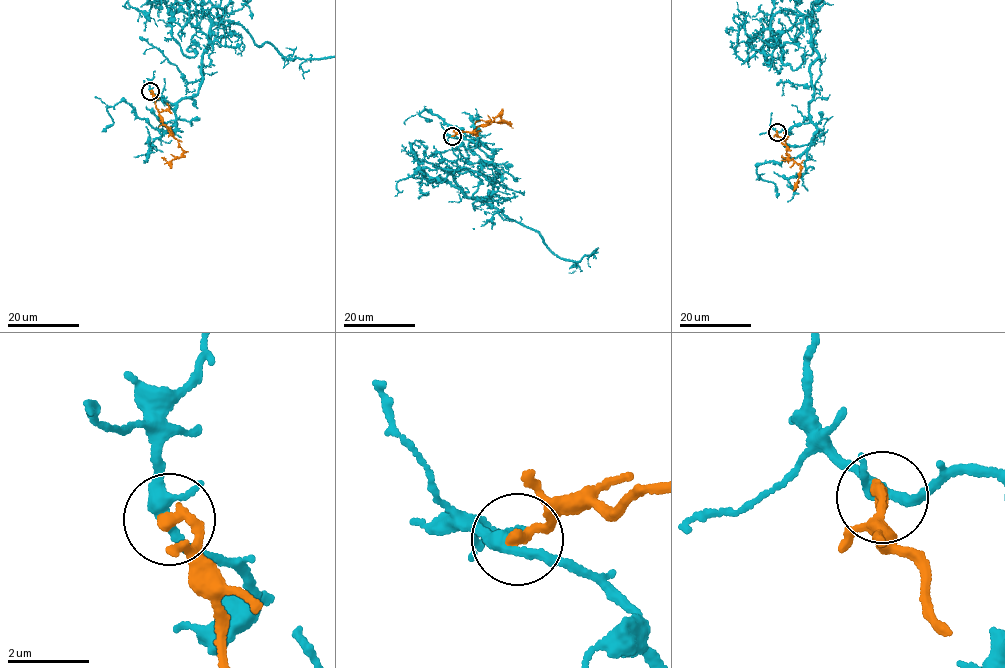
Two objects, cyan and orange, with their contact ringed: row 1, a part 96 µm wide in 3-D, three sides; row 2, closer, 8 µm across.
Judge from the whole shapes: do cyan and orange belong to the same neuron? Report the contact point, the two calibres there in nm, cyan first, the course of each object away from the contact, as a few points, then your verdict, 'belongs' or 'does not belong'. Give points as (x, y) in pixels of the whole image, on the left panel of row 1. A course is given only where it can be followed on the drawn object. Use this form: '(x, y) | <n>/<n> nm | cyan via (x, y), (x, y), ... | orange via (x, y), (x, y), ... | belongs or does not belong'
(150, 91) | 240/300 nm | cyan via (150, 91), (173, 108), (196, 94), (209, 30), (226, 20), (283, 56), (321, 58) | orange via (150, 91), (162, 123), (183, 152), (170, 162), (161, 157) | does not belong

